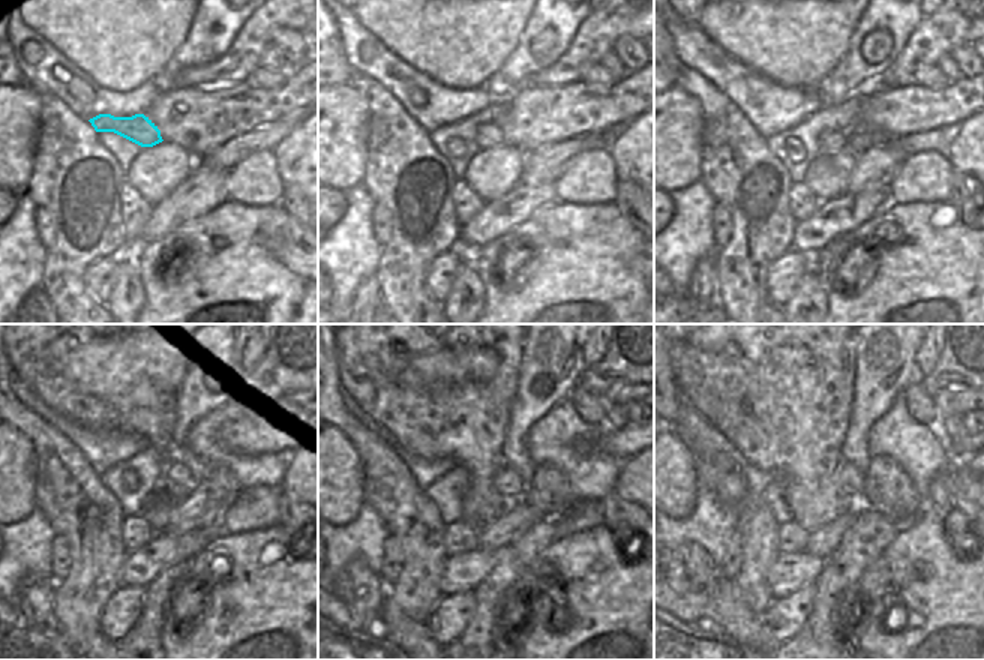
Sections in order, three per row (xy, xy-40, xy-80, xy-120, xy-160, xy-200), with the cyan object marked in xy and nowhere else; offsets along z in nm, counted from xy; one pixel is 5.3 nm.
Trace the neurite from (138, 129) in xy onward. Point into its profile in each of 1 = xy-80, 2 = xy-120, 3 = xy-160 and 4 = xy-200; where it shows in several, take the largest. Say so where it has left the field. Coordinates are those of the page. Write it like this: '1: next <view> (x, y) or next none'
1: next xy-80 (828, 141)
2: next xy-120 (176, 480)
3: next xy-160 (507, 480)
4: next xy-200 (851, 480)

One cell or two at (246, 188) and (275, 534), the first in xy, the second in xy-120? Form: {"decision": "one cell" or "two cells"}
{"decision": "two cells"}

